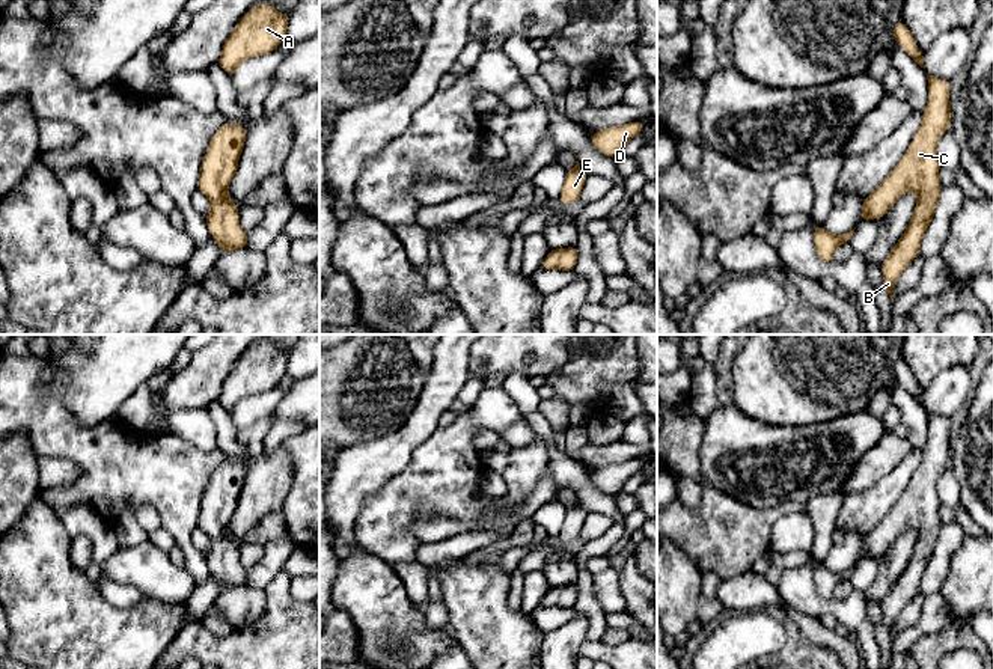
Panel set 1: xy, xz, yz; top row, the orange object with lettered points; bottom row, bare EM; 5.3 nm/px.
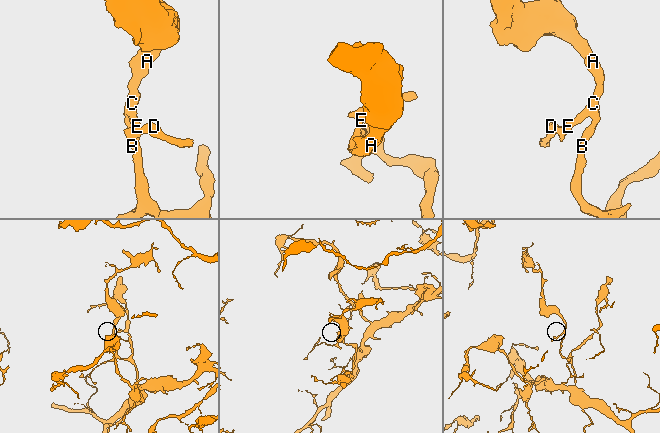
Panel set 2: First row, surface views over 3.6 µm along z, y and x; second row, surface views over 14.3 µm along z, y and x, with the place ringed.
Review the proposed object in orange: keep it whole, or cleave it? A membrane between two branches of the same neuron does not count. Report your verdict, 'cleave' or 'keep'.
keep

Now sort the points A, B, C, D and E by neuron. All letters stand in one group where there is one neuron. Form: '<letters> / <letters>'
A B C D E

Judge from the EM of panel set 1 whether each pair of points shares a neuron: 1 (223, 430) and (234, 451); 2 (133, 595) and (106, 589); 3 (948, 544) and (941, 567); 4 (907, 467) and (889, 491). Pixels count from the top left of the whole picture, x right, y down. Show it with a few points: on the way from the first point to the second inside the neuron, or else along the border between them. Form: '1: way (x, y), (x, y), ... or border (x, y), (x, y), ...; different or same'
1: way (226, 434), (226, 442), (231, 446); same
2: way (127, 595), (112, 592); same
3: way (944, 550), (941, 561); same
4: way (901, 473), (892, 485); same

